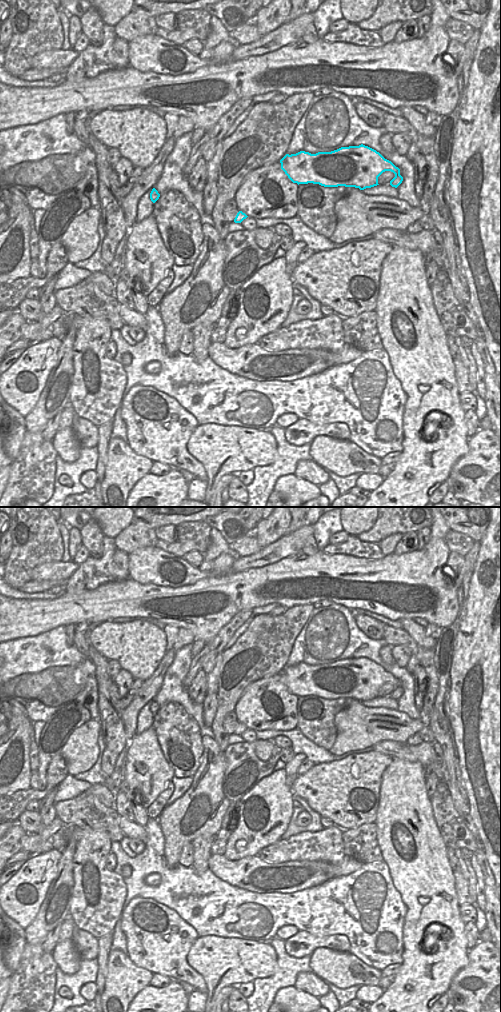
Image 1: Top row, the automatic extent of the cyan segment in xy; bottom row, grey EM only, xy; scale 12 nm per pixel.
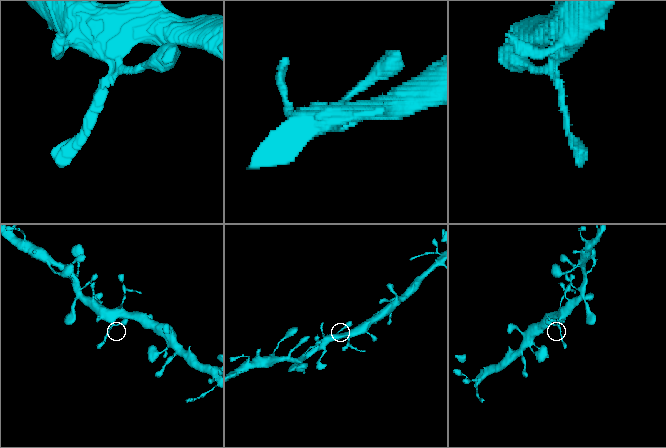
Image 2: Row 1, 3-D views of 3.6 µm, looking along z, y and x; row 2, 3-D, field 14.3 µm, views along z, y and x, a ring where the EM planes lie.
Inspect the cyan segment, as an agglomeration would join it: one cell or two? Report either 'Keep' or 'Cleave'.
Keep.

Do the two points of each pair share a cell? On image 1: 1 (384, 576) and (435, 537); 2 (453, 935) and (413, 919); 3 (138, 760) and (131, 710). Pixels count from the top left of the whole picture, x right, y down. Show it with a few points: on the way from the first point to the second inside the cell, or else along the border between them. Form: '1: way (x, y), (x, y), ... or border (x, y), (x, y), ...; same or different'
1: way (399, 576), (404, 576), (428, 552); same
2: way (447, 925), (437, 920), (424, 919); same
3: border (135, 734), (129, 741); different

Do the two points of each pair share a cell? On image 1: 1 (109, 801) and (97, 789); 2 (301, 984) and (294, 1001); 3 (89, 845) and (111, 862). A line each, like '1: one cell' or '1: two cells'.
1: one cell
2: two cells
3: two cells

